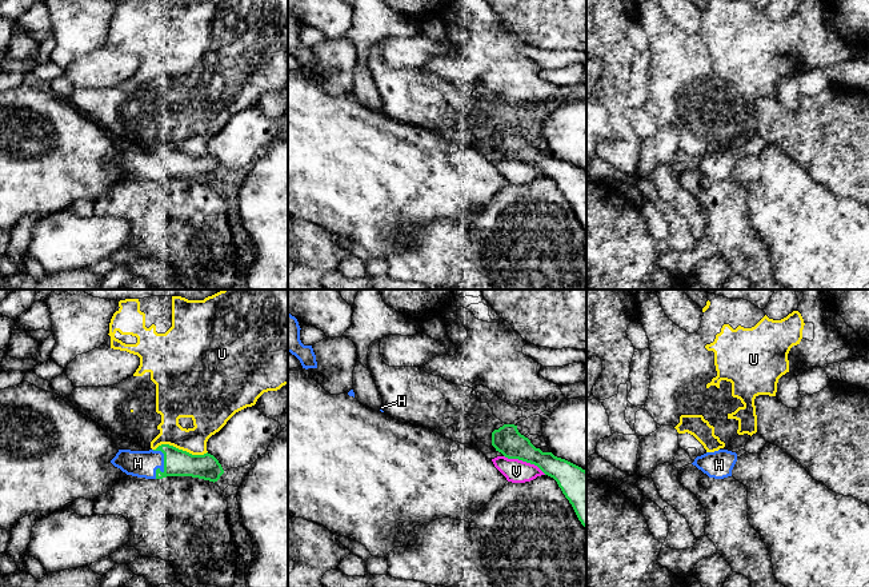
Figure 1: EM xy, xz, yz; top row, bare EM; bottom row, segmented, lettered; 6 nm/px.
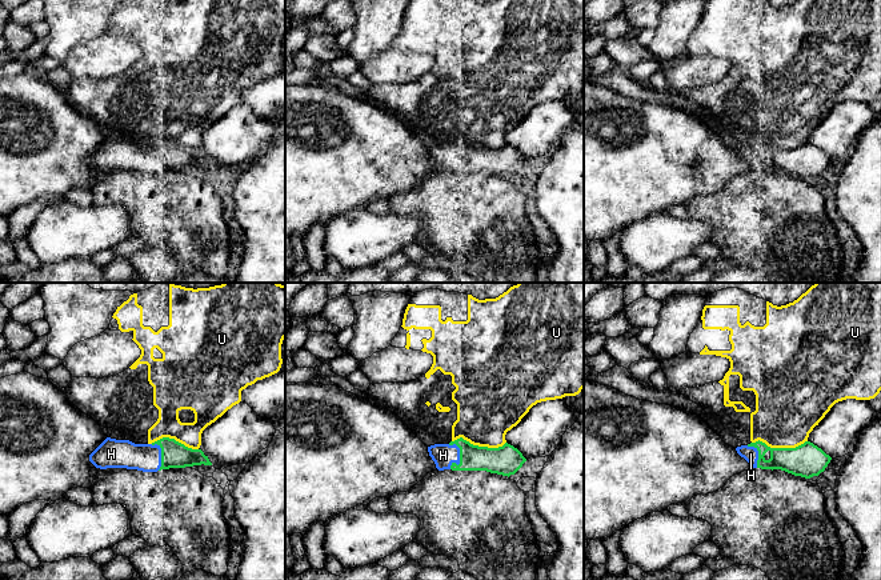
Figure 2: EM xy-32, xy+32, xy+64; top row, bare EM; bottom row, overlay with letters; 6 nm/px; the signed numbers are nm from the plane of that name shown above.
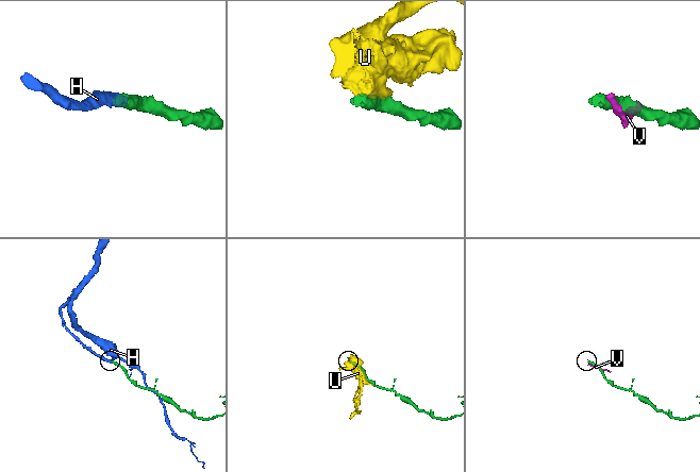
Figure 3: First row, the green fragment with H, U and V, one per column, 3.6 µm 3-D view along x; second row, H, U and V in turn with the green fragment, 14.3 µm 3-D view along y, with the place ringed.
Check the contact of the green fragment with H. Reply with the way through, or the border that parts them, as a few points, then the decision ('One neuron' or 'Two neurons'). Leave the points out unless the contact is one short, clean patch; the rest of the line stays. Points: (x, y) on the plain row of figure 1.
One neuron

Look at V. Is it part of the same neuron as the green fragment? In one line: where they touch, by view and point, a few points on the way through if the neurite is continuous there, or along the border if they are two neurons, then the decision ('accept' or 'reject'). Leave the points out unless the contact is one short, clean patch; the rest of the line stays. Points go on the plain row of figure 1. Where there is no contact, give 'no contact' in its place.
contact xz (525, 162); accept

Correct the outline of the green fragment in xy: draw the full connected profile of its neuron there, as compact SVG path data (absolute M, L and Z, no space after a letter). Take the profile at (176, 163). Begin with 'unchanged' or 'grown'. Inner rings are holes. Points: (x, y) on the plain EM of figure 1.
grown; M169 145L149 152L119 151L111 164L127 176L145 180L192 177L215 184L224 175L213 156L192 156Z

